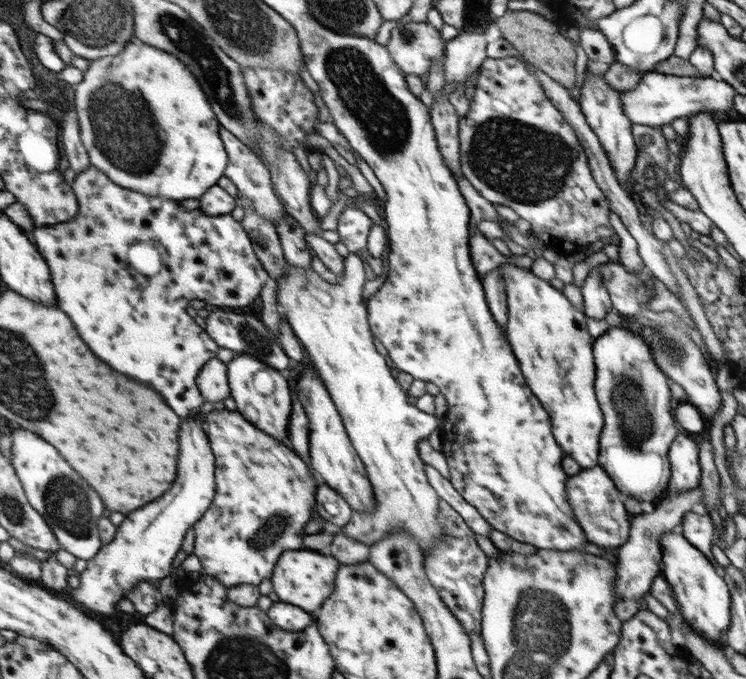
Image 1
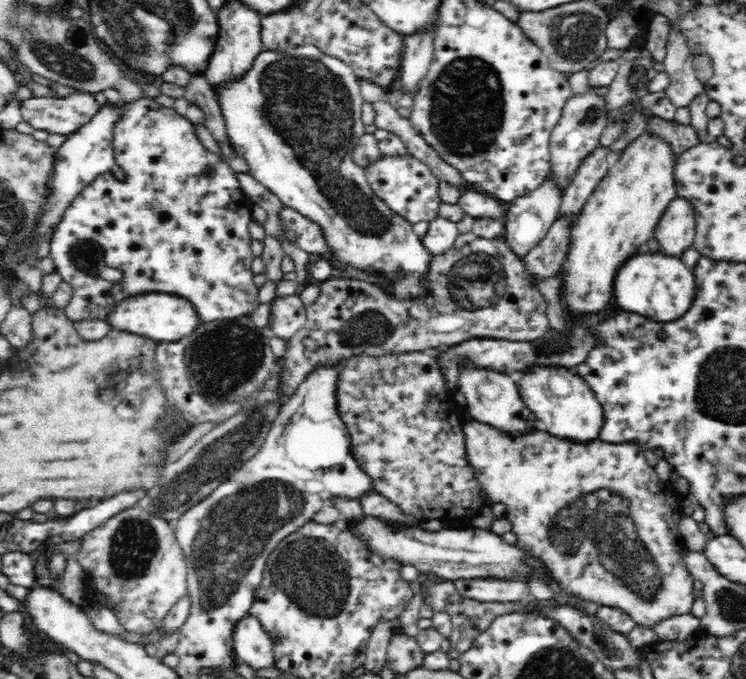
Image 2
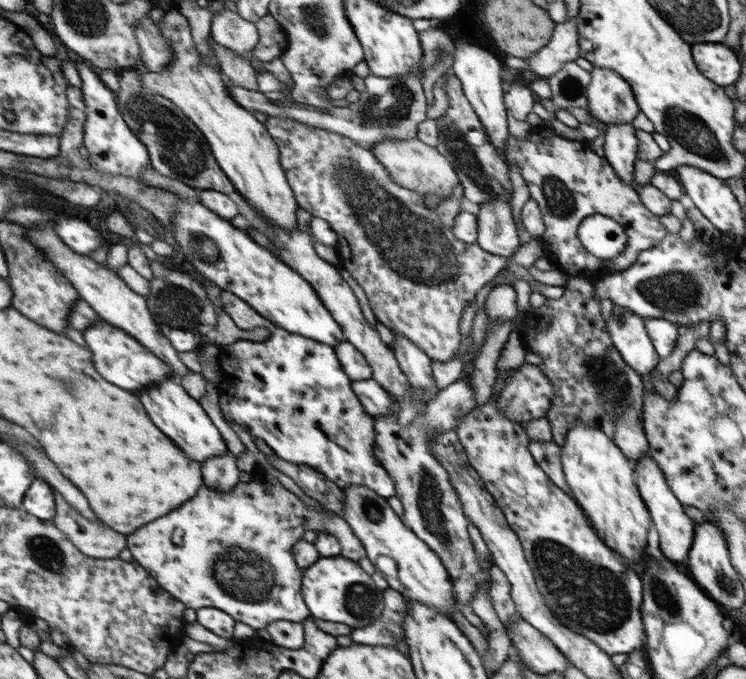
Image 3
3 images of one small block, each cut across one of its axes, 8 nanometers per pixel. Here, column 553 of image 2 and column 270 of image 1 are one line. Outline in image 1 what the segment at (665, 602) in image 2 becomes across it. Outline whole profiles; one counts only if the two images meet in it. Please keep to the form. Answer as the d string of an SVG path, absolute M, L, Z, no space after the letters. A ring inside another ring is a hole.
M215 407L207 416L209 434L218 460L218 494L213 507L194 528L195 553L203 562L205 574L218 577L228 587L259 585L272 578L276 561L284 551L302 549L302 528L314 516L315 472L287 444L270 436L254 421L236 410Z

